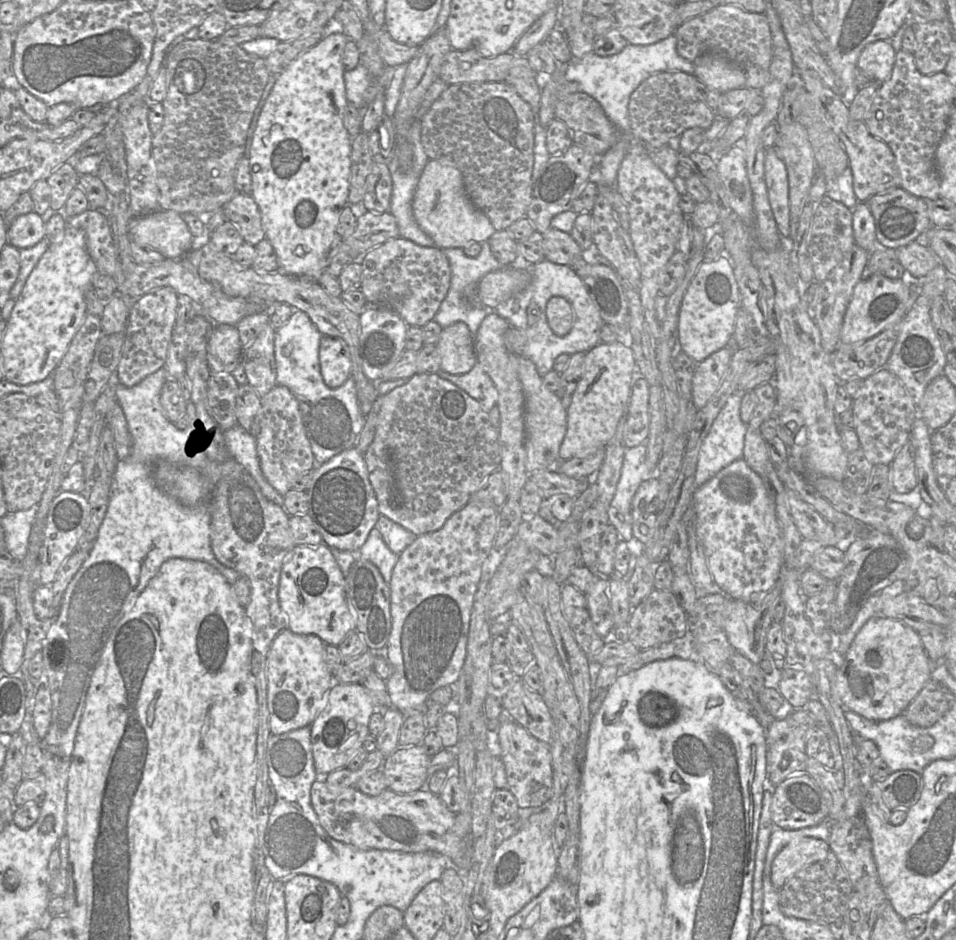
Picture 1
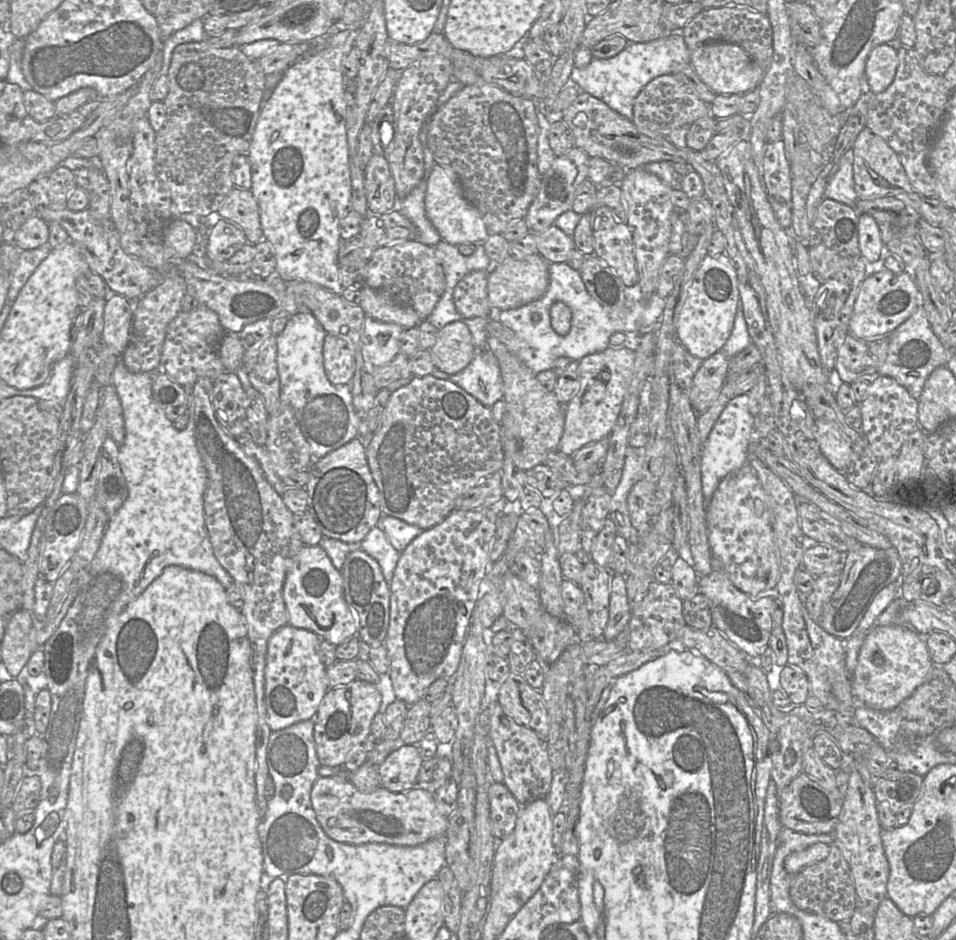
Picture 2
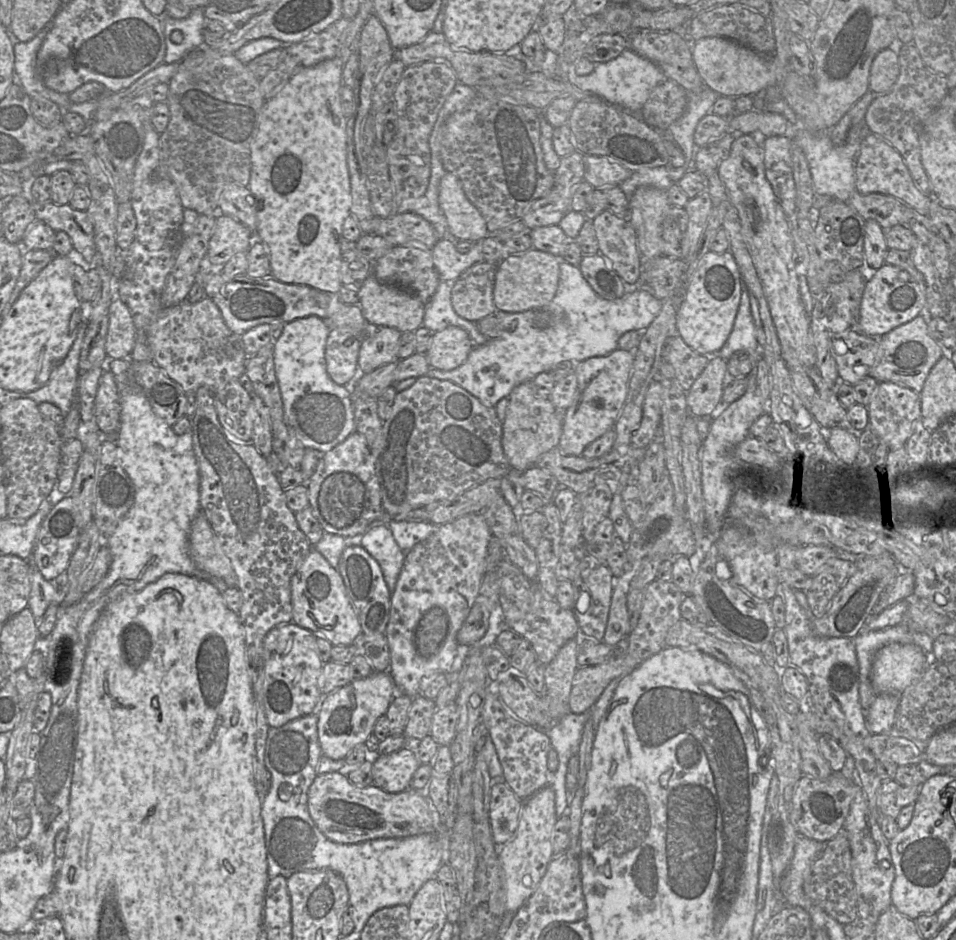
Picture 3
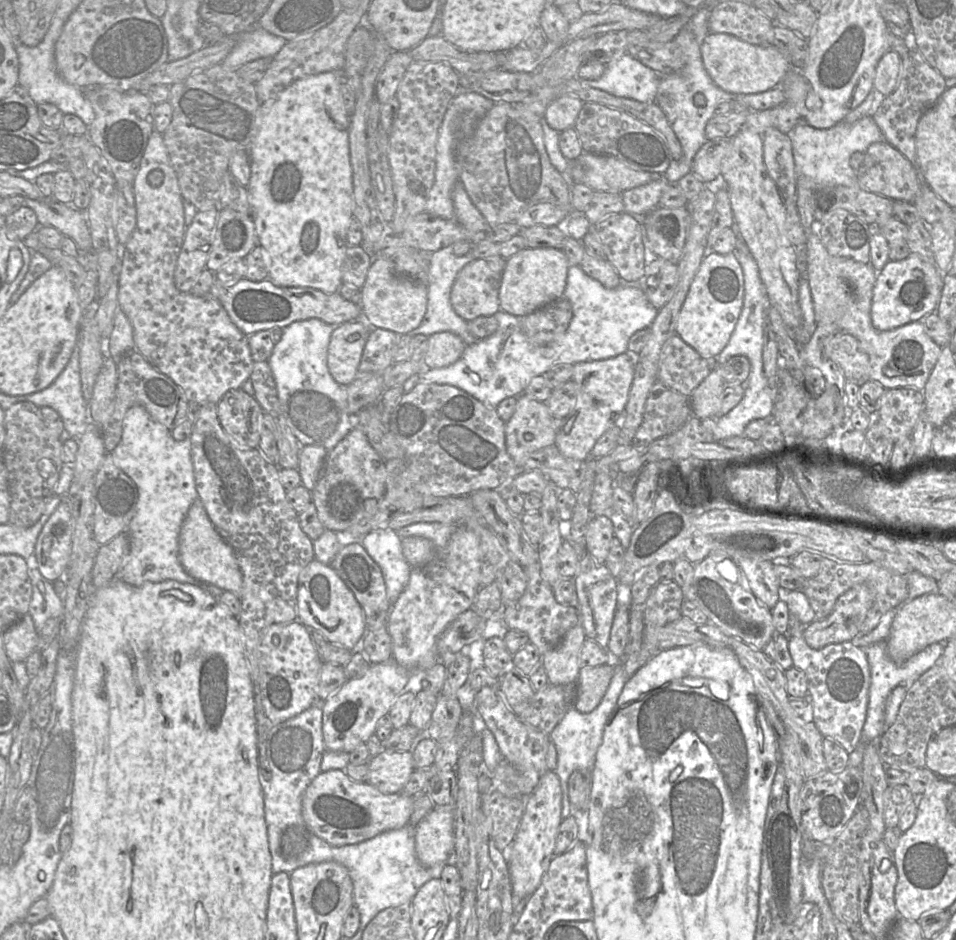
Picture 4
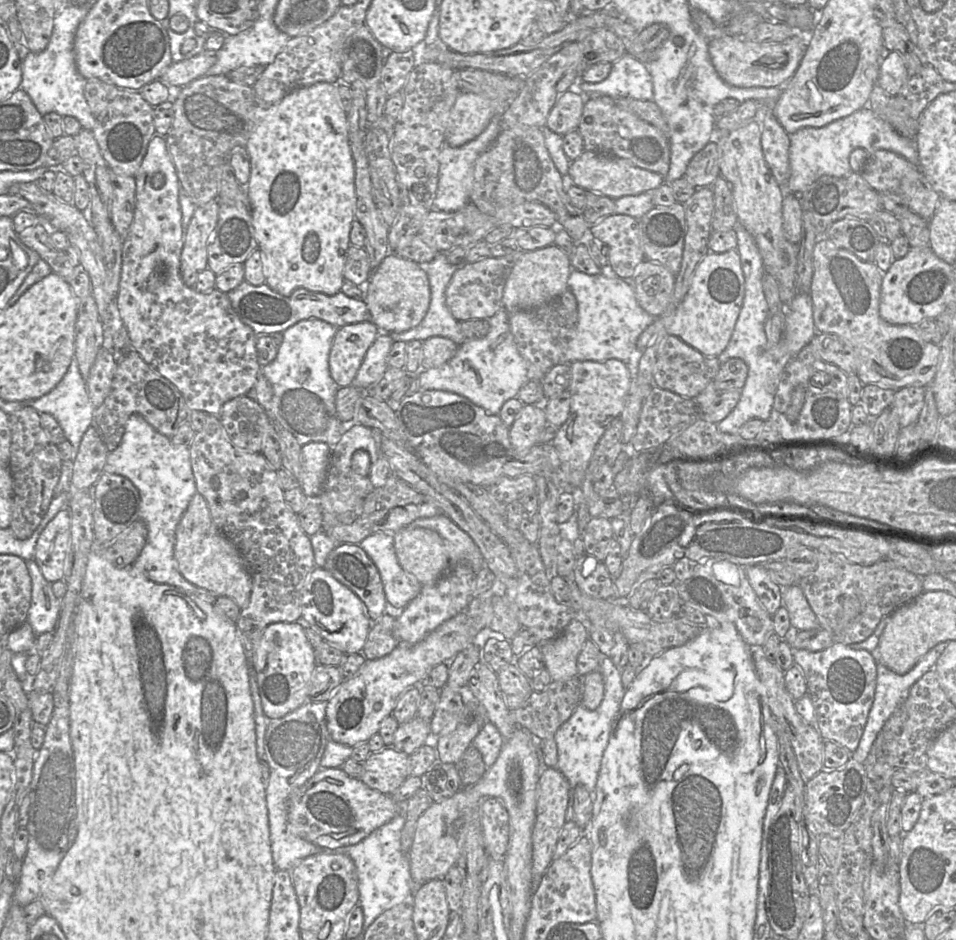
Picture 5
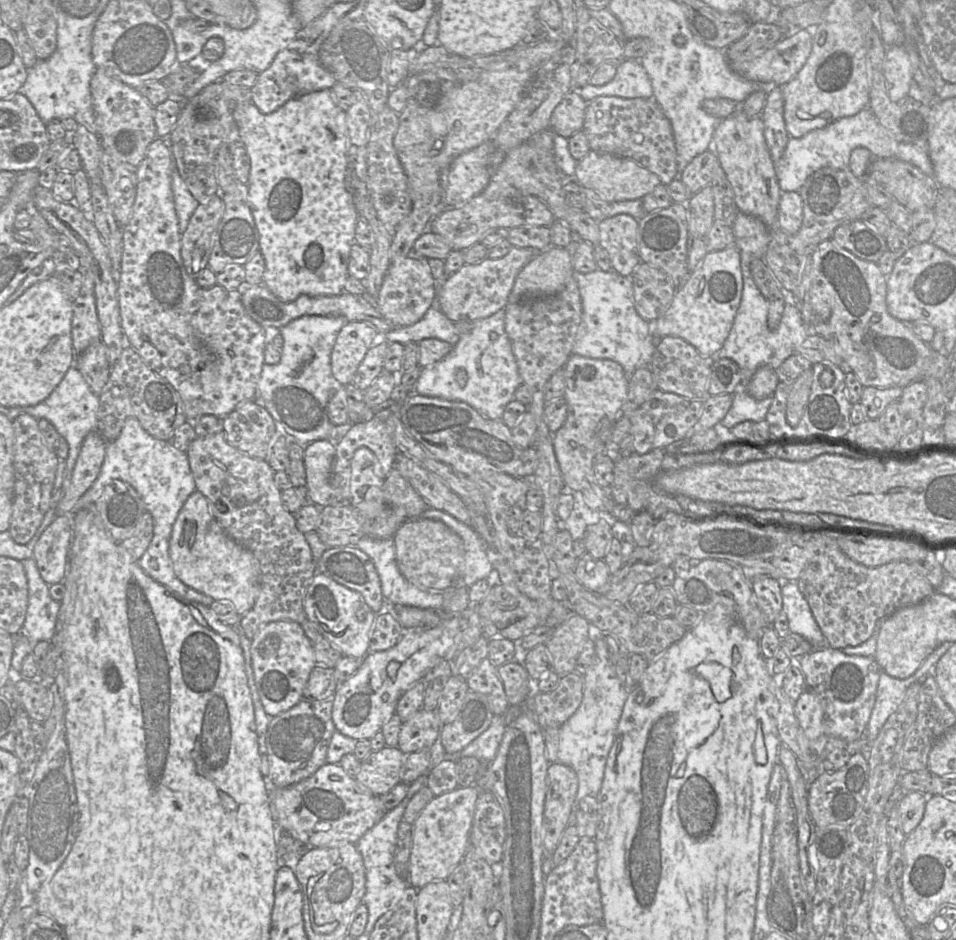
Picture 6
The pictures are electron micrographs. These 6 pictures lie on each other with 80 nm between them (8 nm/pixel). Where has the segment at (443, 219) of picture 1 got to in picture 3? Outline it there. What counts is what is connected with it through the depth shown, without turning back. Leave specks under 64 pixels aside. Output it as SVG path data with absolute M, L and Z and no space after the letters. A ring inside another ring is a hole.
M452 172L441 178L439 204L456 241L481 242L490 234L484 217L467 198L460 179Z

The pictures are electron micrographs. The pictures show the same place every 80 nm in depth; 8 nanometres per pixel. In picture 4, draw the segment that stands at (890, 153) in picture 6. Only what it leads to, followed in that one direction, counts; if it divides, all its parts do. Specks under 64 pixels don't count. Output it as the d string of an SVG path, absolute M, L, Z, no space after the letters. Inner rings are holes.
M871 115L864 116L863 118L857 120L854 123L846 123L844 121L841 121L834 126L827 128L827 129L817 129L809 125L796 125L794 128L792 128L787 135L790 138L791 144L792 144L792 153L793 153L793 158L794 158L794 164L795 164L795 172L796 172L796 189L797 189L797 176L799 177L805 177L811 181L813 181L813 185L816 188L823 188L826 186L836 186L836 185L844 185L844 186L850 186L856 184L856 174L855 171L851 166L850 166L850 156L854 152L861 152L865 153L867 148L869 147L870 144L875 143L875 142L883 142L886 141L883 133L875 123L873 117Z

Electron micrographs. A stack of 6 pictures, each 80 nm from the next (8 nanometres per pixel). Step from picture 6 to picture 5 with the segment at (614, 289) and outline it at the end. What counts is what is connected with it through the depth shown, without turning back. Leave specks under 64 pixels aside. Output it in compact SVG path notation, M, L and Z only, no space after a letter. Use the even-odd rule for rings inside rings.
M576 269L570 273L568 288L578 303L578 322L563 355L563 363L585 360L601 362L608 359L628 363L631 357L635 357L639 336L656 318L640 307L634 288L612 273L588 275Z

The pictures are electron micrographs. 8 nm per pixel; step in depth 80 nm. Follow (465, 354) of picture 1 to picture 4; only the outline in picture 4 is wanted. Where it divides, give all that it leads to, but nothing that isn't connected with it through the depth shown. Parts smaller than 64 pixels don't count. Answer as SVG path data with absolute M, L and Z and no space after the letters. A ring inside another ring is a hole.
M438 332L428 338L428 347L424 355L425 368L447 367L460 359L466 344L452 332Z

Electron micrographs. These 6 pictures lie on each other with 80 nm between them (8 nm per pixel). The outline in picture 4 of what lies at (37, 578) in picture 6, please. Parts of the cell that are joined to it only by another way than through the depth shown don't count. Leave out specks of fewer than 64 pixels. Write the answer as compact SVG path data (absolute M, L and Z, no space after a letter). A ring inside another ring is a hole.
M31 555L26 562L32 585L28 614L31 616L36 630L38 630L48 619L61 619L63 603L55 592L53 584L39 572L35 556Z

